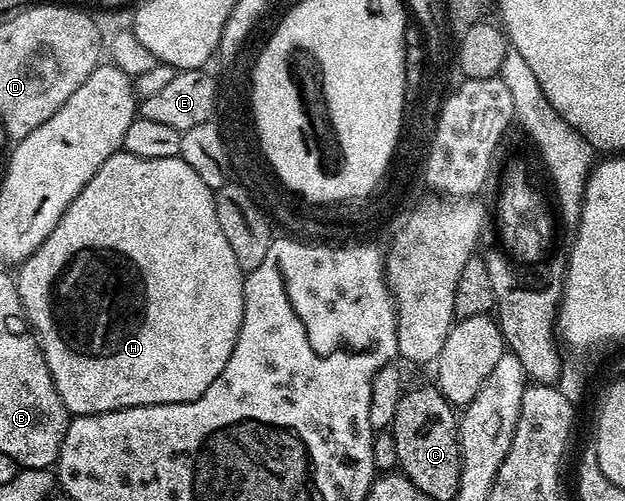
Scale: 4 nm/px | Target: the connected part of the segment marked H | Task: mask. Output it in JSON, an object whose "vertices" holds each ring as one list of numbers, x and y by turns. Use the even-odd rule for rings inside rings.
{"vertices":[[119,150,115,156,108,158,108,162,104,162,104,166,100,166,100,170,96,170,84,190,76,194,42,245,17,265,16,283,23,313,54,379,54,389,71,417,115,412,117,408,139,408,145,404,192,402,200,398,204,390,216,382,220,370,224,370,236,346,244,318,244,273,236,262,236,254,232,254,232,246,228,246,228,238,224,238,224,230,220,230,214,193,181,156,136,158,125,150]]}

